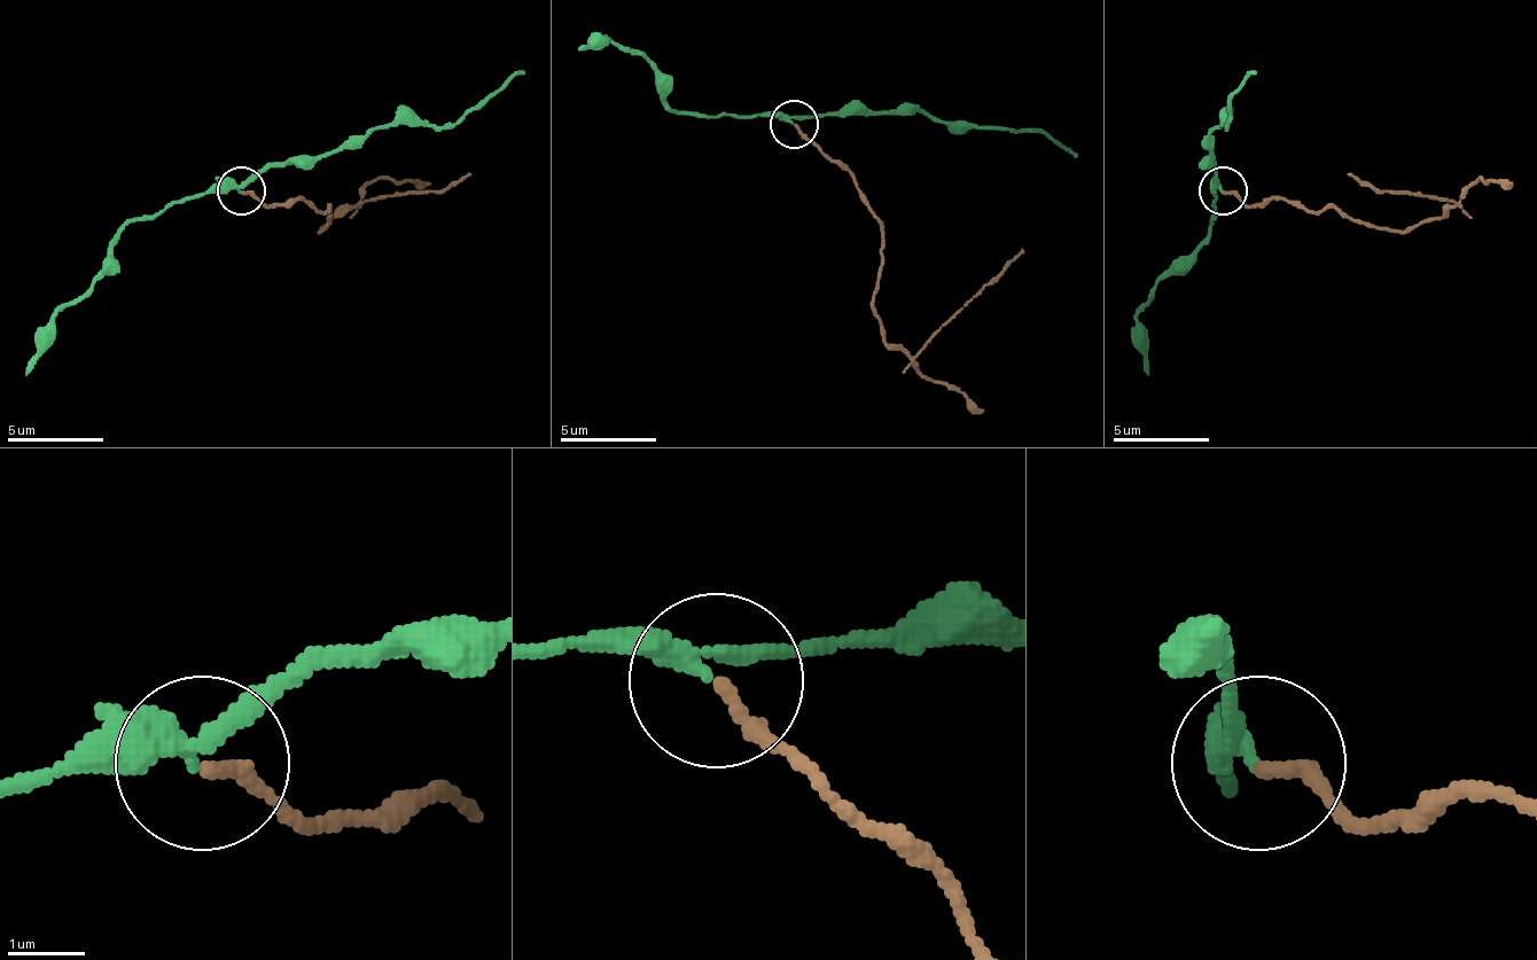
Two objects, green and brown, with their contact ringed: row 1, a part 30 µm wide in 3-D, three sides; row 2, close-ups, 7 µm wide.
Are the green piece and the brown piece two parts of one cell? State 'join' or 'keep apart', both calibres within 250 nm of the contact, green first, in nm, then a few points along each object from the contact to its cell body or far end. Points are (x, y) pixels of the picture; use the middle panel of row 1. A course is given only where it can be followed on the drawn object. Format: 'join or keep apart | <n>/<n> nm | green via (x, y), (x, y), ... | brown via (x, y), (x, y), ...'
keep apart | 280/200 nm | green via (790, 123), (724, 114), (676, 114), (666, 79), (609, 37), (580, 51) | brown via (795, 123), (852, 180), (881, 228), (872, 314), (891, 343), (915, 352), (997, 275), (1021, 247)

